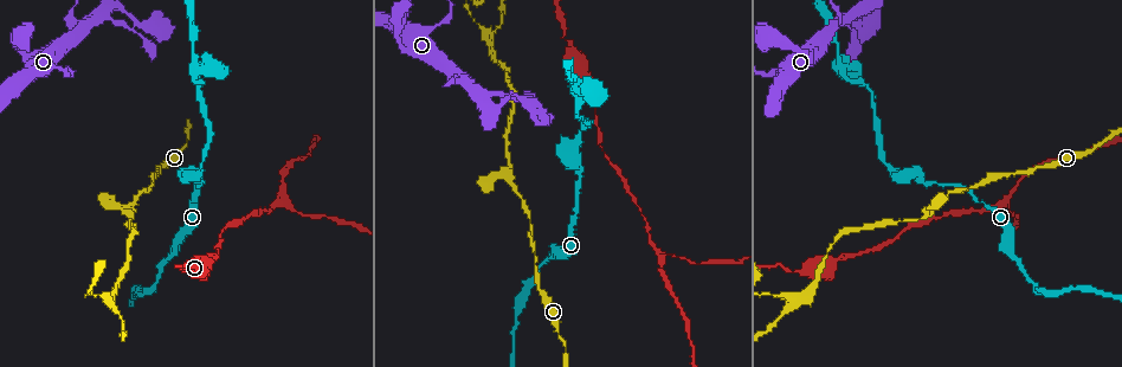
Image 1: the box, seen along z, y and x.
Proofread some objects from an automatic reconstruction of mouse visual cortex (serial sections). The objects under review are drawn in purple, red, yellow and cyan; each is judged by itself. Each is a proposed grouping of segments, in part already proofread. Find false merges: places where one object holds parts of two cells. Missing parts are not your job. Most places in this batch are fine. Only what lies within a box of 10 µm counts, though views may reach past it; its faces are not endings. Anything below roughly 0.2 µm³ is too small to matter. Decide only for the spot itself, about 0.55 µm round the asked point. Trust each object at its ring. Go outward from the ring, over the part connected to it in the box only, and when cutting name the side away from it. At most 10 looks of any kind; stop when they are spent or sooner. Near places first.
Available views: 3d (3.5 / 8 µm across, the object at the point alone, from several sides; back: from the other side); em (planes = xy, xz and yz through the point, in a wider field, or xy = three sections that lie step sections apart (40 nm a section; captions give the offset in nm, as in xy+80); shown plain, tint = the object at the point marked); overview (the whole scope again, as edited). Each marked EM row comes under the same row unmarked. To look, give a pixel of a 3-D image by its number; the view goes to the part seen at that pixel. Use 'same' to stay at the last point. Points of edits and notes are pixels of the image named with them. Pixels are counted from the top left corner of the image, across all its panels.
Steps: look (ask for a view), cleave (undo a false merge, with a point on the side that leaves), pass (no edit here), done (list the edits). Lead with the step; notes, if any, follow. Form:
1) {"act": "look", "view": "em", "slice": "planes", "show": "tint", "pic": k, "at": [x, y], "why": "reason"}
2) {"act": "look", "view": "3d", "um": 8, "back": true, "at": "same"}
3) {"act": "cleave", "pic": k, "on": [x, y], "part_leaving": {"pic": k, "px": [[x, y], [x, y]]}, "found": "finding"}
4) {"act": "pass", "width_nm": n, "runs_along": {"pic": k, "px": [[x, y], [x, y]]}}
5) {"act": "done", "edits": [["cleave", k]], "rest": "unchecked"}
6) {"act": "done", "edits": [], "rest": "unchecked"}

{"act": "look", "view": "3d", "um": 8, "pic": 1, "at": [499, 95], "why": "sharp bend"}

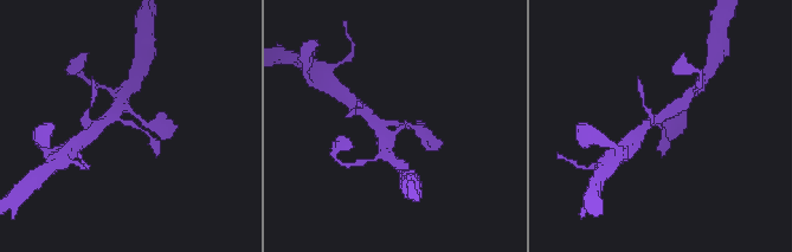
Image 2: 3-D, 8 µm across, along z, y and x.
{"act": "look", "view": "em", "slice": "xy", "step": 2, "show": "tint", "at": "same"}

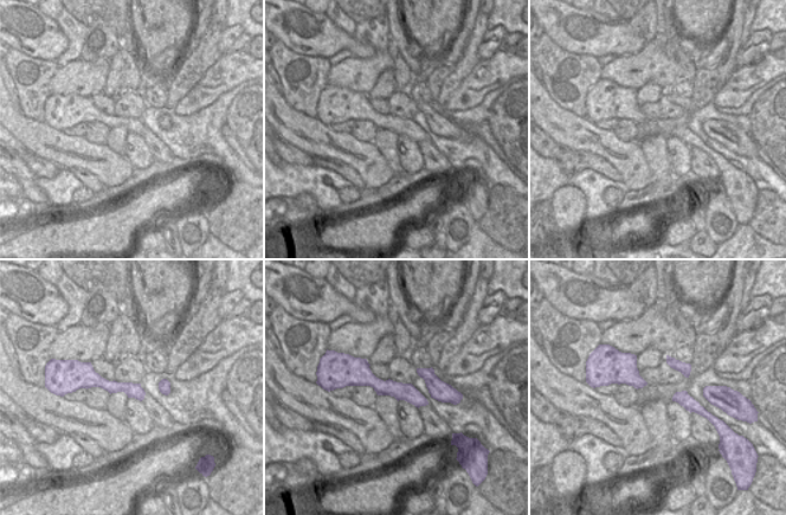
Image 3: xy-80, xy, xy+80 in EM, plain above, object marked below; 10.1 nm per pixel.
{"act": "pass", "found": "continuous, no second cell"}

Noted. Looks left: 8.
{"act": "look", "view": "3d", "um": 3.5, "pic": 1, "at": [534, 253], "why": "narrows sharply"}

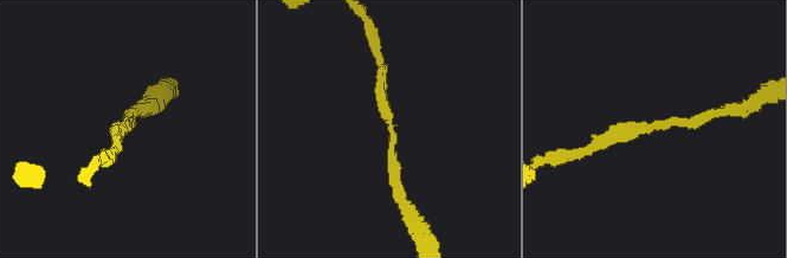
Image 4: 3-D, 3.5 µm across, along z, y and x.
{"act": "look", "view": "em", "slice": "xy", "step": 1, "show": "tint", "pic": 4, "at": [128, 123]}

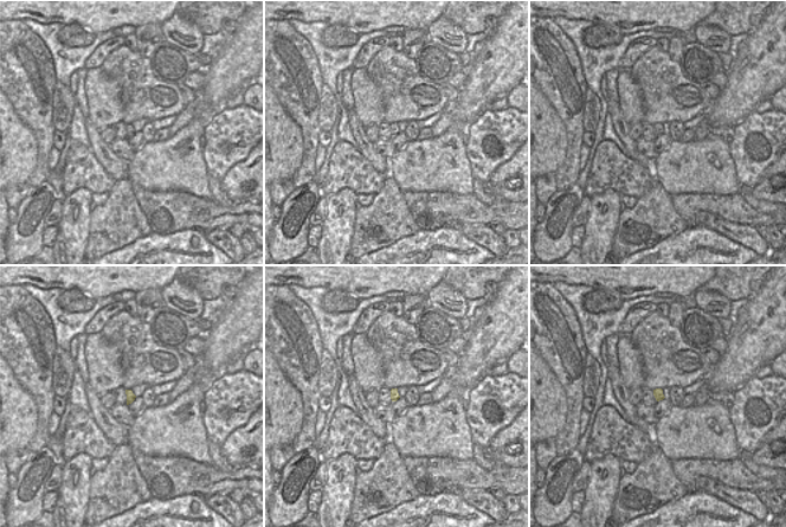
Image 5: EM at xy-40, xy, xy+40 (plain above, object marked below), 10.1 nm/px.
{"act": "look", "view": "em", "slice": "xy", "step": 3, "show": "tint", "at": "same", "why": "another direction"}

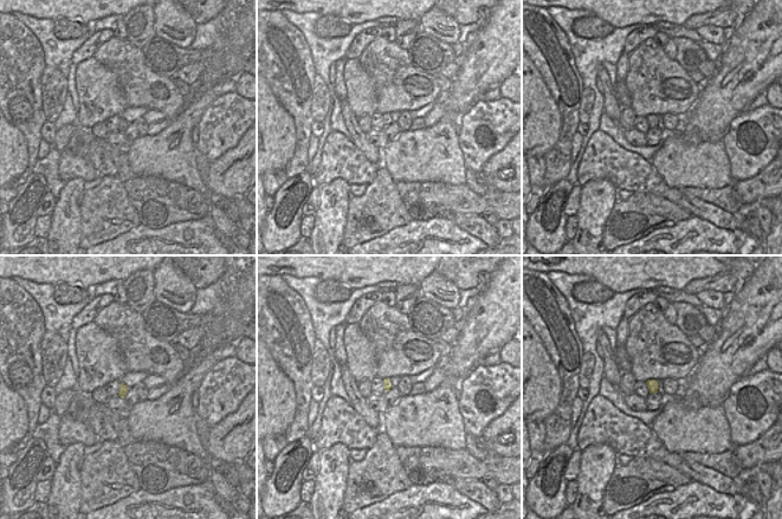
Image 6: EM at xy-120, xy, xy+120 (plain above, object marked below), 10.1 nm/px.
{"act": "pass", "found": "one cell here"}

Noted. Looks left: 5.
{"act": "look", "view": "3d", "um": 3.5, "pic": 1, "at": [576, 200]}

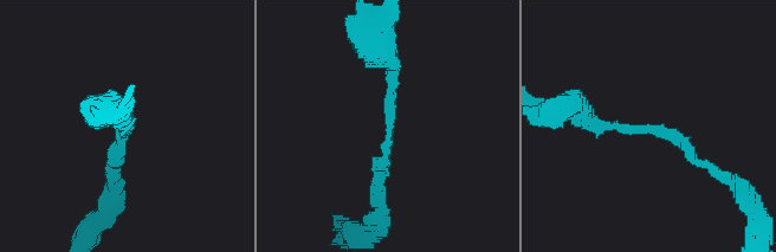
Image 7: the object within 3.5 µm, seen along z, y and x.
{"act": "look", "view": "em", "slice": "xy", "step": 5, "show": "tint", "pic": 7, "at": [651, 131], "arm_widths_nm": [150, 150]}

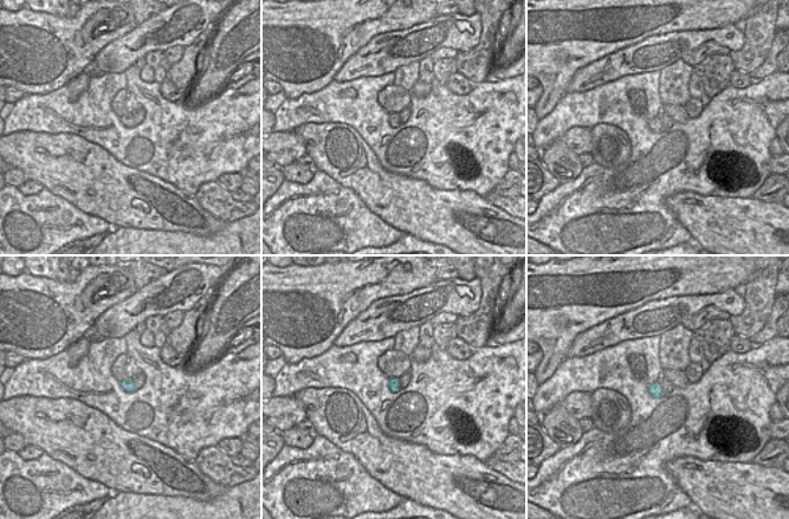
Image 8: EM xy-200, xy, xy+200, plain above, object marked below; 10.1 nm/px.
{"act": "pass", "runs_along": {"pic": 7, "px": [[711, 170], [670, 130], [596, 127], [579, 109]]}, "found": "one cell here"}

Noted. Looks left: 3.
{"act": "look", "view": "3d", "um": 3.5, "pic": 1, "at": [848, 80], "why": "abrupt turn"}

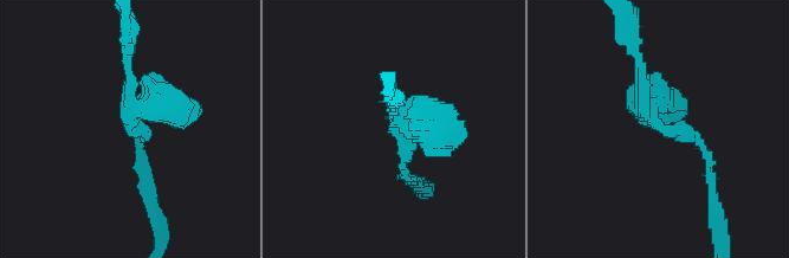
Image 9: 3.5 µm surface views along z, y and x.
{"act": "look", "view": "em", "slice": "xy", "step": 2, "show": "tint", "pic": 9, "at": [130, 124], "why": "shape alone is not enough"}

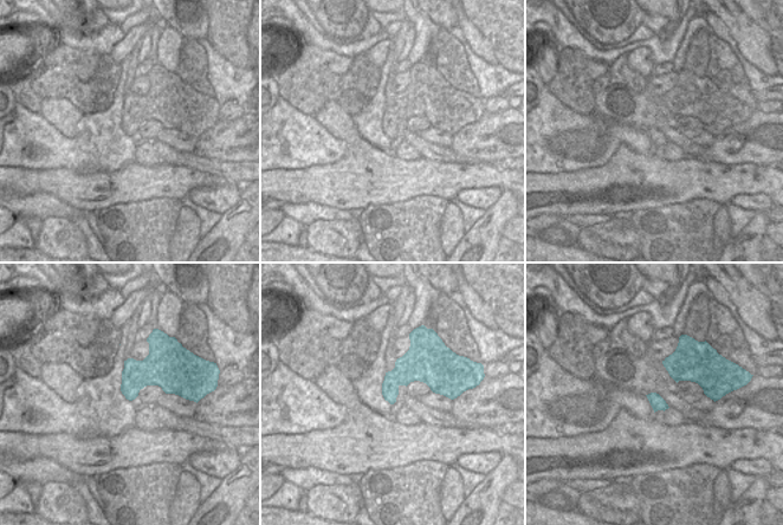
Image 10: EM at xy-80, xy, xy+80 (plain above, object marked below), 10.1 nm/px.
{"act": "pass", "width_nm": 220, "runs_along": {"pic": 9, "px": [[709, 168], [691, 131], [651, 117], [670, 110]]}, "found": "continuous, no second cell"}

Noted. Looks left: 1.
{"act": "done", "edits": [], "rest": "unchecked"}

